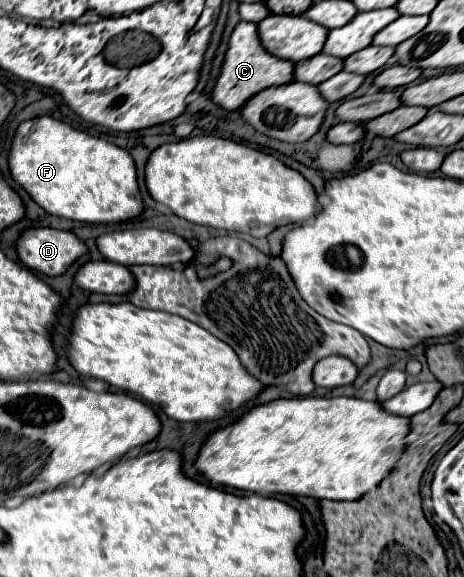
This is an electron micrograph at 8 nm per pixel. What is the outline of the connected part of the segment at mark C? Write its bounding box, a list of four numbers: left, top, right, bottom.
[214,22,294,110]

